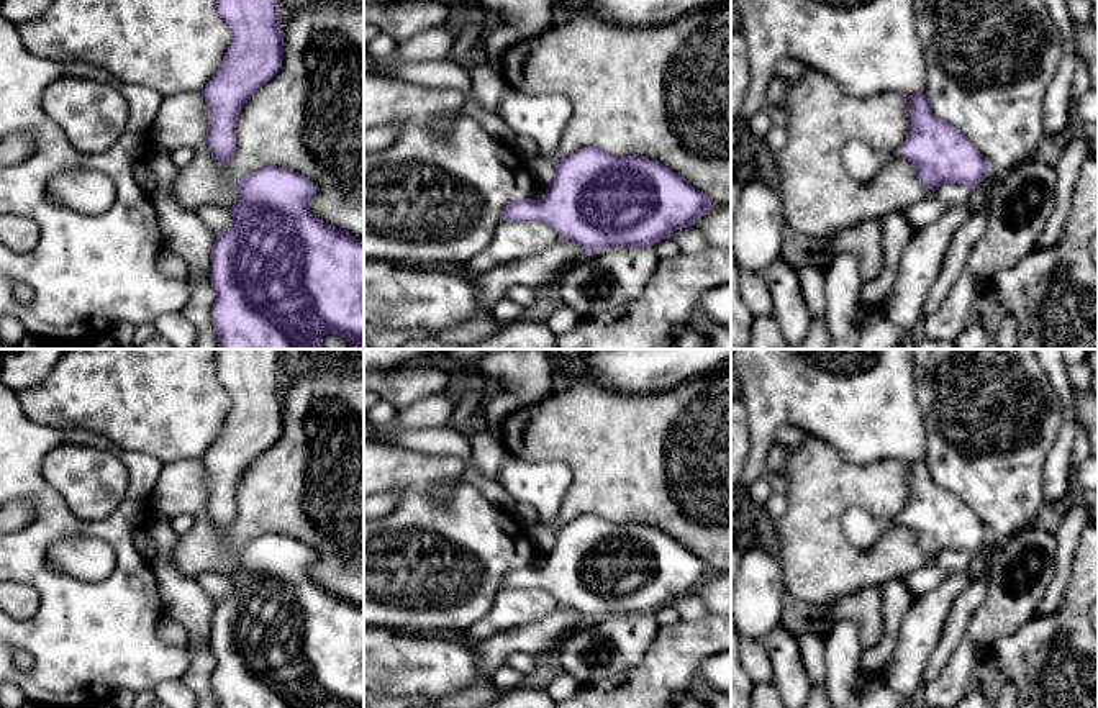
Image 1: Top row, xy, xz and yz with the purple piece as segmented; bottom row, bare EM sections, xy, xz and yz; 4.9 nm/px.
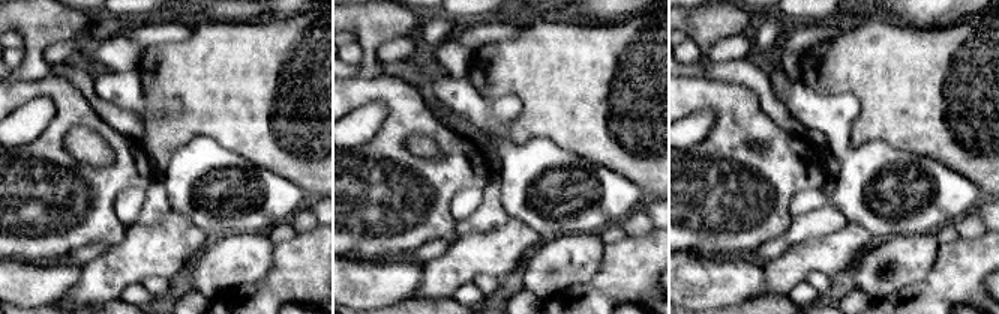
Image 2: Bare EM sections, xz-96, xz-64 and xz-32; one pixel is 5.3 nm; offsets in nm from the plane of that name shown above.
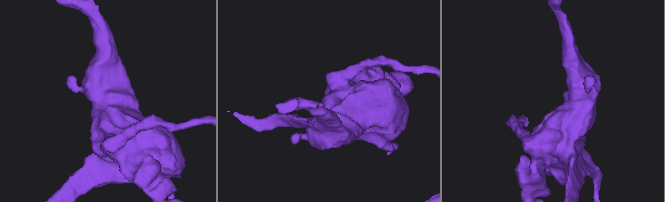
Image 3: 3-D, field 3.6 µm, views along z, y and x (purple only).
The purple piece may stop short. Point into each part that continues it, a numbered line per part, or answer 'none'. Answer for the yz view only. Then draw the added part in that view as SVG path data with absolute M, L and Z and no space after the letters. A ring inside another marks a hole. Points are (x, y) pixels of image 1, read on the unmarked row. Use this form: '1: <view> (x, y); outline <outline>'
1: yz (862, 530); outline M854 506L842 516L842 531L847 541L859 551L872 549L892 526L905 526L901 513L892 520L883 520Z

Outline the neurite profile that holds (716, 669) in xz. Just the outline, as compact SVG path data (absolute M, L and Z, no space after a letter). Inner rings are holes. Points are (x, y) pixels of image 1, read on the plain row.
M731 651L706 657L700 672L715 690L731 695Z

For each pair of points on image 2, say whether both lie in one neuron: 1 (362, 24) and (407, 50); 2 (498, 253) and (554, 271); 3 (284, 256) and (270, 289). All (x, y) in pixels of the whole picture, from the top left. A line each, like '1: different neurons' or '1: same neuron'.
1: different neurons
2: different neurons
3: same neuron

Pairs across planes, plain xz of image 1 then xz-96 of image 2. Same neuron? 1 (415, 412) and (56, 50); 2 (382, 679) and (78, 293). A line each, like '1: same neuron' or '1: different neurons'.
1: same neuron
2: different neurons

